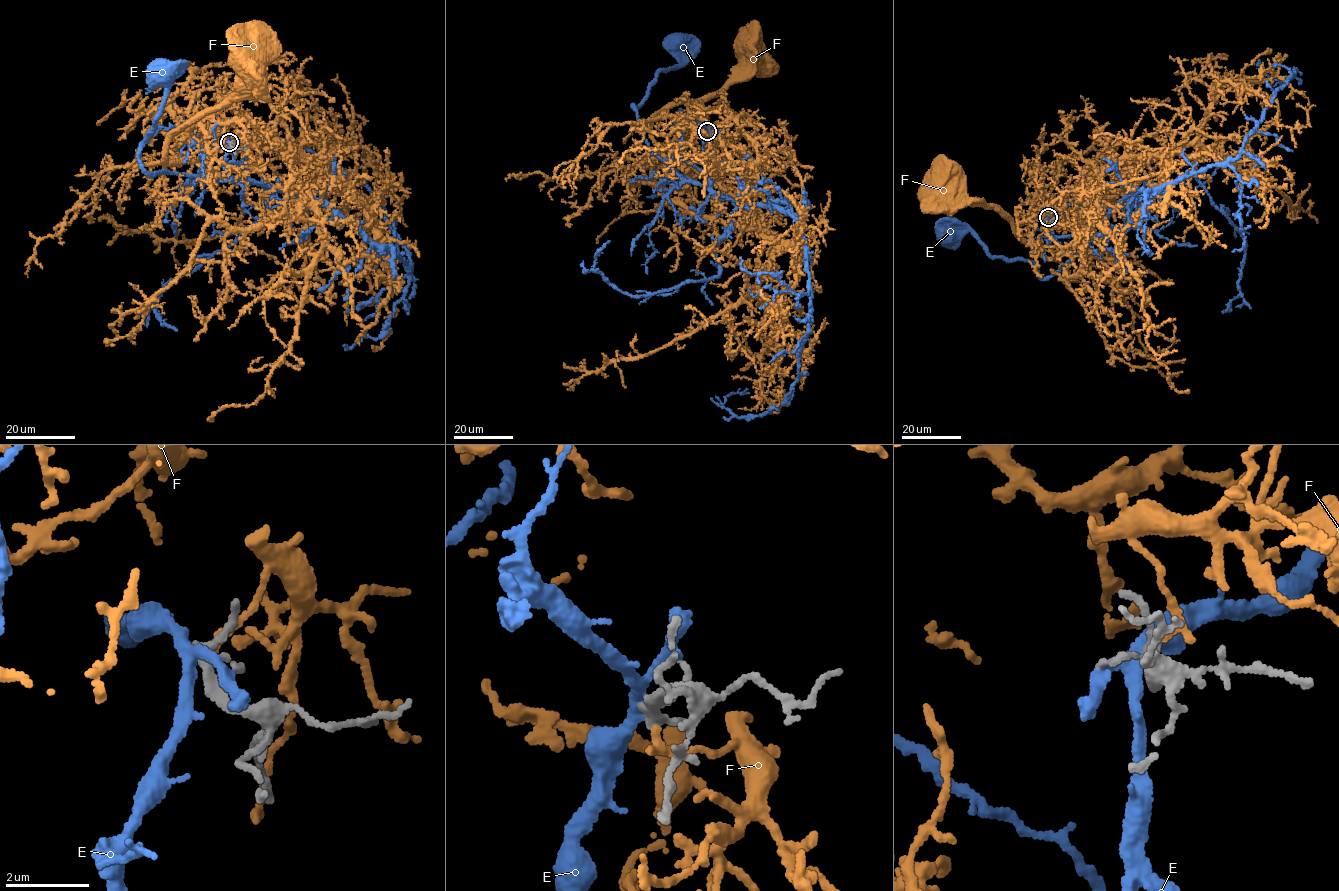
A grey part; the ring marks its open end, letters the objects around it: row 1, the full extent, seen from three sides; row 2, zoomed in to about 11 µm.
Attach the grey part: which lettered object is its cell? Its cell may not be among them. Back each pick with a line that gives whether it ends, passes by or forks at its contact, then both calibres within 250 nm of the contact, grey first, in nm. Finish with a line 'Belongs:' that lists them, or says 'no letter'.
Belongs: no letter

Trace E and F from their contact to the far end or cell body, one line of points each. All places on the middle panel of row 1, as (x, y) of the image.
E: (708, 131), (708, 187), (687, 181), (654, 152), (632, 107), (656, 73), (678, 64), (678, 44)
F: (709, 133), (723, 152), (725, 173), (716, 181), (670, 159), (652, 137), (652, 119), (721, 89), (748, 44)

